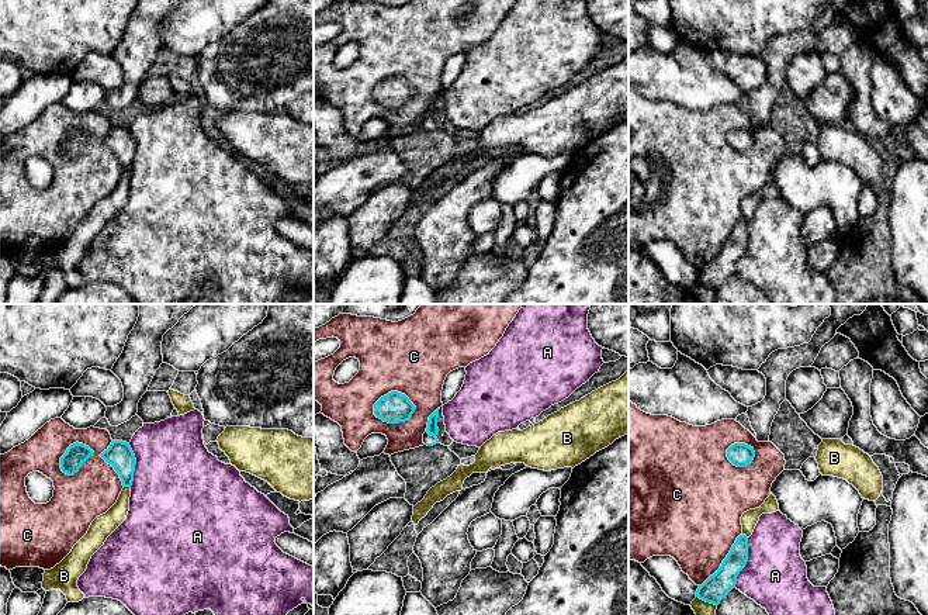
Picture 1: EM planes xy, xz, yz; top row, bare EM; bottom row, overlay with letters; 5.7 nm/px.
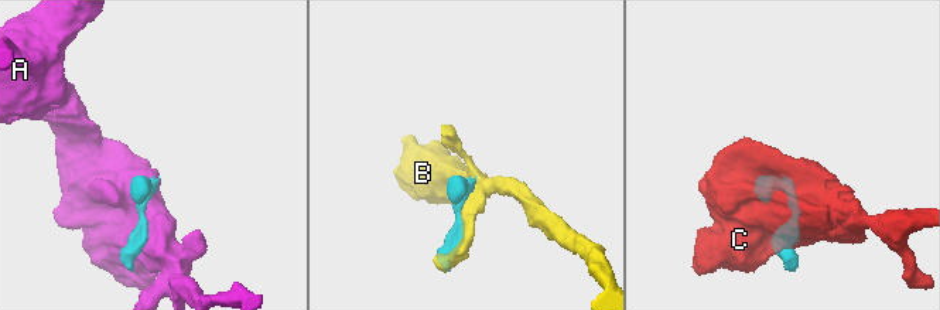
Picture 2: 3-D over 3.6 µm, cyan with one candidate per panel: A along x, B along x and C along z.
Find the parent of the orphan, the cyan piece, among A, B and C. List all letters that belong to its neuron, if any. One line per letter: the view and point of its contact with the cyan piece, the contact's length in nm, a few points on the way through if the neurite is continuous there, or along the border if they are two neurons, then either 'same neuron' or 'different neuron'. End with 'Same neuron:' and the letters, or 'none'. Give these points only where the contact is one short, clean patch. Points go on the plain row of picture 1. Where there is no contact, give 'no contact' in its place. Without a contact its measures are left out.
A: contact yz (745, 248); length 300 nm; different neuron
B: contact xy (127, 170); length 40 nm; different neuron
C: contact xz (397, 107); length 260 nm; different neuron
Same neuron: none

